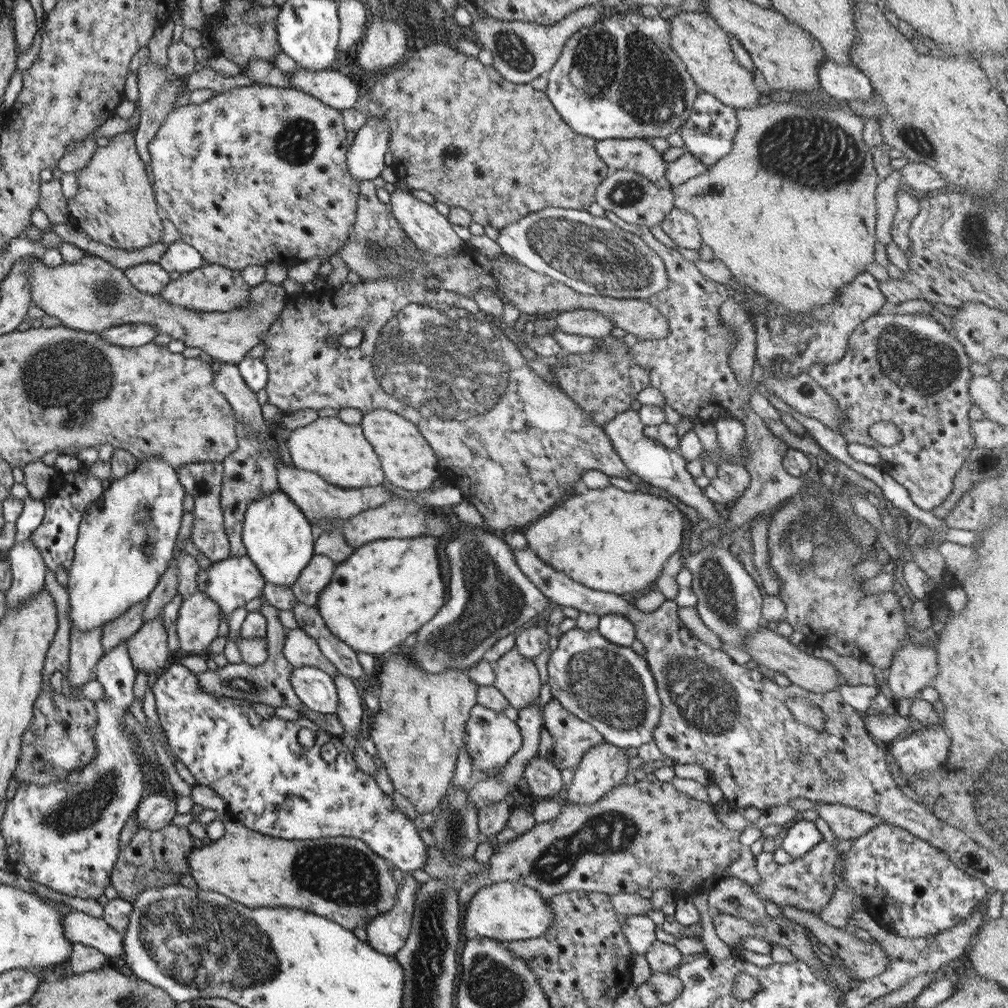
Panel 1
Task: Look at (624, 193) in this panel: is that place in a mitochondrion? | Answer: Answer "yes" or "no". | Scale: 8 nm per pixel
yes

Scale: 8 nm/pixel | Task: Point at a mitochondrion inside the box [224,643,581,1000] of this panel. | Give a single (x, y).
(340, 873)

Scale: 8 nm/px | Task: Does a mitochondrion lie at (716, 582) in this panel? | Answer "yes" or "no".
yes

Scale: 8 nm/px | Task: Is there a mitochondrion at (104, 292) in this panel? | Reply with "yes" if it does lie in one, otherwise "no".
yes

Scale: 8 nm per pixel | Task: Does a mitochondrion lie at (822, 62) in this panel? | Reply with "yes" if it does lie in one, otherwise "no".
no

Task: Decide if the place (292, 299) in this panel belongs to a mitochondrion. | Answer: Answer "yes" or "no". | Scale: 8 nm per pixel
no

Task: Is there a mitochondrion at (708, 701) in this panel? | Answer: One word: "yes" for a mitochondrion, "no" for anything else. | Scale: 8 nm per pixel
yes

